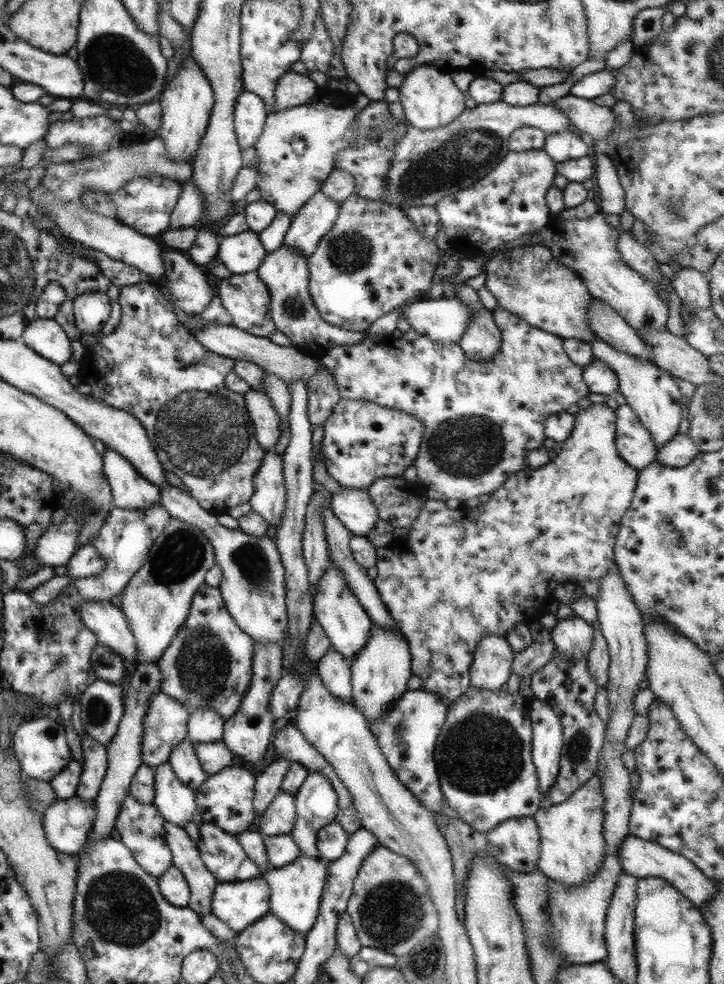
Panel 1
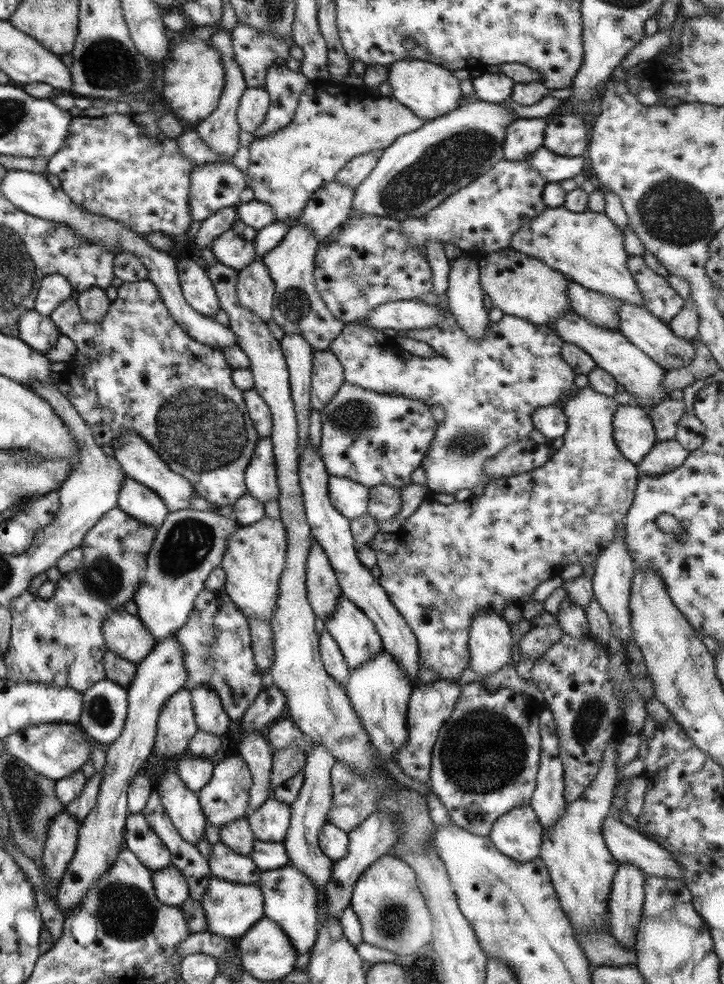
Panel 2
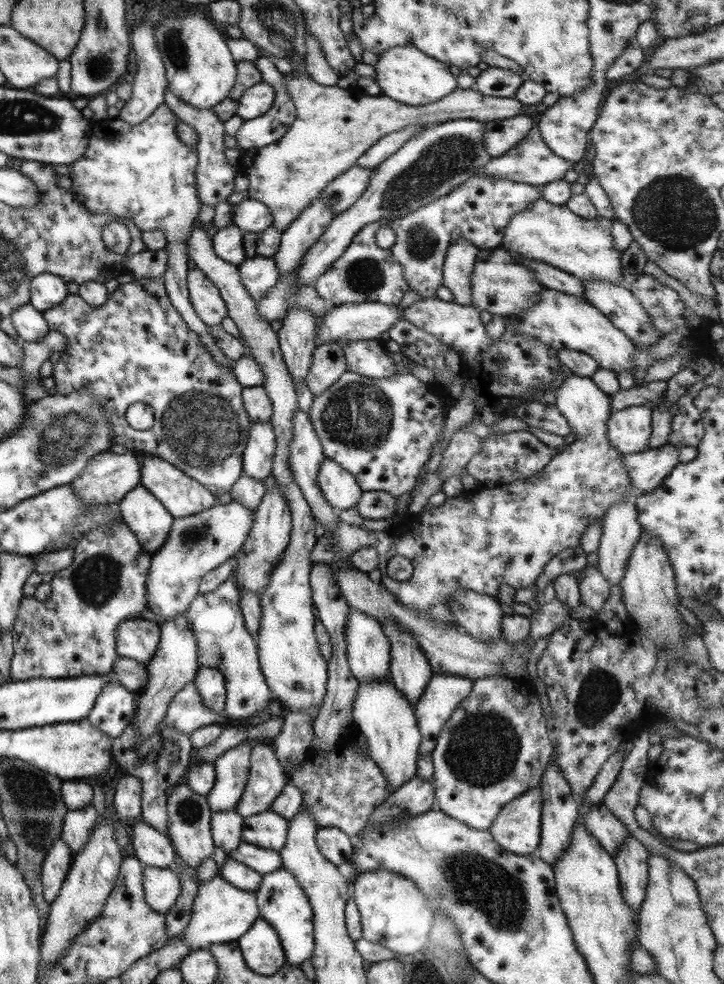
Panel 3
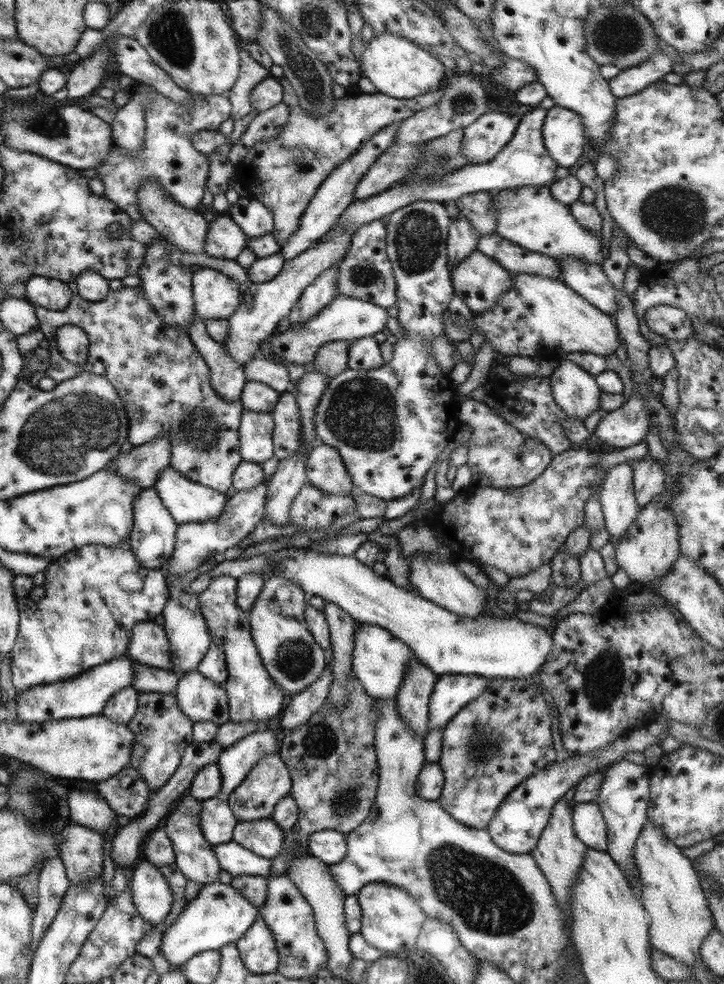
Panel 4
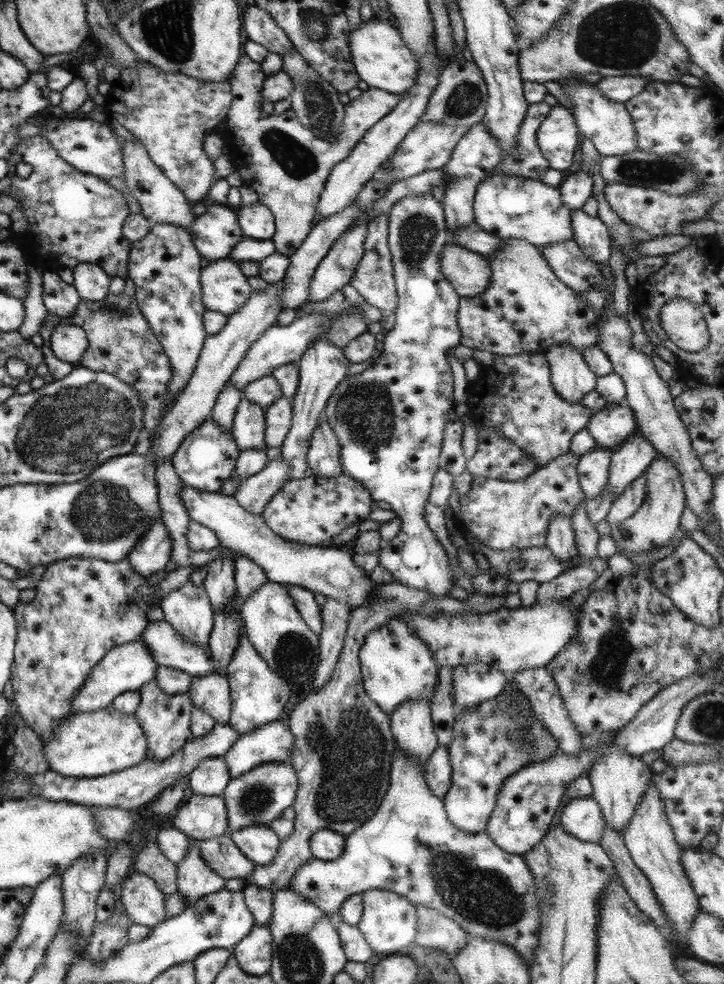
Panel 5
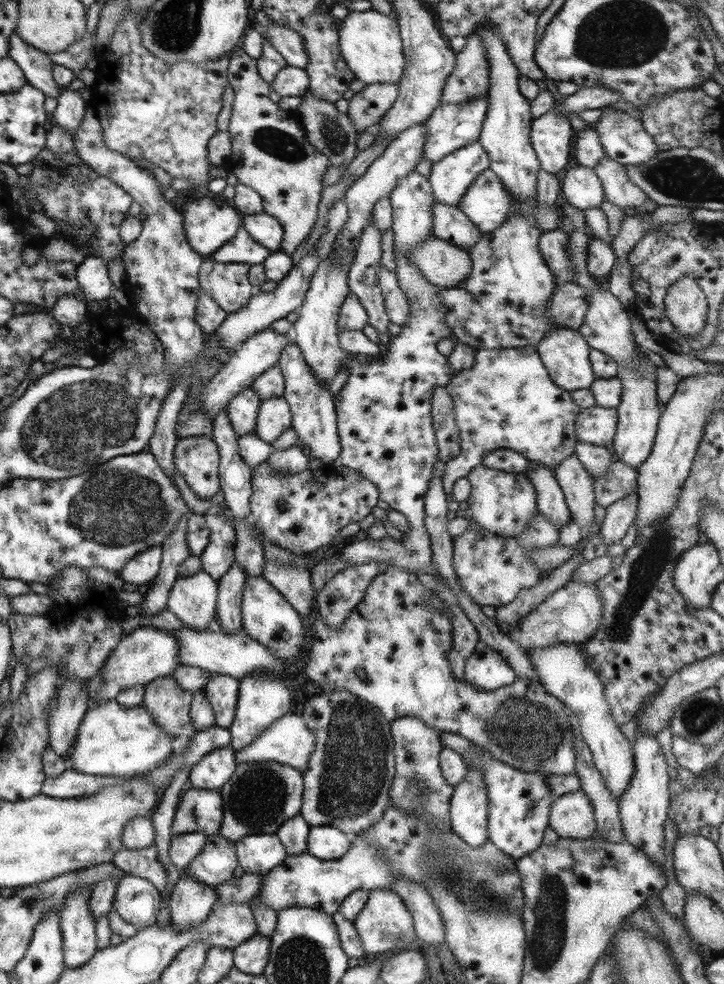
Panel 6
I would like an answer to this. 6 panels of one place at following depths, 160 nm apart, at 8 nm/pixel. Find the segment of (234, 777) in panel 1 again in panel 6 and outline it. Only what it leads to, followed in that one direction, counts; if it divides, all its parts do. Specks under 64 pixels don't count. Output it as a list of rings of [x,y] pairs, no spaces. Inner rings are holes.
[[[289,712],[274,720],[257,738],[250,740],[248,746],[245,745],[243,748],[237,749],[234,754],[236,765],[241,762],[273,761],[303,774],[307,770],[307,761],[309,761],[309,753],[312,750],[313,735],[303,724],[301,717]]]

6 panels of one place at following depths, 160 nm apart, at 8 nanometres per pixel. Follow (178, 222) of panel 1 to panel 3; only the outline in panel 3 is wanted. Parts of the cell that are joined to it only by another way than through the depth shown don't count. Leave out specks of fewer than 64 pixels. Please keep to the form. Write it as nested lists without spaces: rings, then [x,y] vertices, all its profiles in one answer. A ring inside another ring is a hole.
[[[168,90],[164,92],[164,102],[179,121],[184,122],[197,133],[198,139],[195,144],[197,164],[194,177],[198,201],[200,204],[211,207],[214,207],[218,202],[225,202],[229,195],[235,191],[234,179],[237,177],[239,169],[229,166],[225,158],[223,122],[213,111],[205,108],[193,108],[181,102]]]

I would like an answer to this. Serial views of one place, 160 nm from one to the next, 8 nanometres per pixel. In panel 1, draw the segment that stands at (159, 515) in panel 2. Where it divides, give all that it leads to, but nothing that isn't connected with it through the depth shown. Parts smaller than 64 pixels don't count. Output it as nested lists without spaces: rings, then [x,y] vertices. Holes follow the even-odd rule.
[[[105,448],[102,471],[115,508],[137,510],[158,504],[160,490],[142,477],[117,451]]]

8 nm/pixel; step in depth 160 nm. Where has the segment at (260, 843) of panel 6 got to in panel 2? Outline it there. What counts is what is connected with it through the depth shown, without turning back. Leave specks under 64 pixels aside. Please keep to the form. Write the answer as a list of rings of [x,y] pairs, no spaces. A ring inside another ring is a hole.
[[[271,794],[245,820],[254,839],[282,843],[289,829],[290,806]]]

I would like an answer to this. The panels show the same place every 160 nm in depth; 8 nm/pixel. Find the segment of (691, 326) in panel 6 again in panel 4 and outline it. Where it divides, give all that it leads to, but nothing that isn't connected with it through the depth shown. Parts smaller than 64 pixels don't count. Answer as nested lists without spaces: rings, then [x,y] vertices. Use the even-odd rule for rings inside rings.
[[[659,305],[649,308],[644,320],[653,333],[675,342],[683,342],[693,332],[687,314],[673,306]]]

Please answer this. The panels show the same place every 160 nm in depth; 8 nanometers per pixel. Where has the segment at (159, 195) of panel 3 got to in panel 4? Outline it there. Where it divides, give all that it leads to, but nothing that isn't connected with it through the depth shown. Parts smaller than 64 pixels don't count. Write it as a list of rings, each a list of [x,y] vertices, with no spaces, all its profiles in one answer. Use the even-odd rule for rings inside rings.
[[[136,85],[134,89],[143,91],[148,98],[148,106],[144,112],[142,147],[135,156],[131,156],[125,154],[123,148],[111,145],[106,159],[101,160],[95,167],[96,178],[103,184],[102,196],[120,208],[132,221],[140,220],[142,214],[137,207],[136,192],[146,180],[151,179],[178,206],[185,210],[195,210],[206,191],[208,160],[206,155],[191,146],[189,137],[191,133],[200,130],[217,131],[219,123],[230,118],[231,105],[227,94],[203,96],[191,92],[190,102],[186,106],[179,106],[147,86]],[[193,314],[187,333],[191,344],[195,346],[197,353],[210,370],[210,385],[213,390],[223,400],[237,400],[243,385],[247,382],[242,366],[227,356],[223,345],[209,338],[203,319],[199,316]]]

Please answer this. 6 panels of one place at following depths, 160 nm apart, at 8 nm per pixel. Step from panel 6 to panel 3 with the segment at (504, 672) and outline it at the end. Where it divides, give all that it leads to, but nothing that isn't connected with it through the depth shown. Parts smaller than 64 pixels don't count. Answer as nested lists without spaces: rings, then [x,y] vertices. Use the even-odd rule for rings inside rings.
[[[433,674],[412,706],[421,735],[417,755],[429,755],[437,735],[454,708],[469,694],[472,681],[460,676]]]

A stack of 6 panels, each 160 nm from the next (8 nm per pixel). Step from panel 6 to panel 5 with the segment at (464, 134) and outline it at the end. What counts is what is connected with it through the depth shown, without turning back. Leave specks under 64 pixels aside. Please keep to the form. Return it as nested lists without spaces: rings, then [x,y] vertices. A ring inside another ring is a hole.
[[[419,122],[397,145],[397,148],[382,163],[382,168],[394,178],[403,180],[426,170],[441,169],[449,160],[457,141],[465,134],[469,126],[452,126],[451,124],[437,124],[436,122]]]

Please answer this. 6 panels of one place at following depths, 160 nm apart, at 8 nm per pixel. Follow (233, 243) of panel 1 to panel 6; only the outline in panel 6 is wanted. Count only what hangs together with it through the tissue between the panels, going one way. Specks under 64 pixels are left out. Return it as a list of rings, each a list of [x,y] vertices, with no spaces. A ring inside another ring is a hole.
[[[221,197],[199,198],[187,203],[183,211],[188,245],[203,258],[210,258],[240,227],[239,212]]]

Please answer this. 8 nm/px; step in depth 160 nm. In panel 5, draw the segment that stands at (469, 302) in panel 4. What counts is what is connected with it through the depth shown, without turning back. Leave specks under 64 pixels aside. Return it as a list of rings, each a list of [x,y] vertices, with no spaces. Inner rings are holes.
[[[446,243],[440,254],[440,269],[460,298],[477,297],[489,287],[489,261],[470,249]]]

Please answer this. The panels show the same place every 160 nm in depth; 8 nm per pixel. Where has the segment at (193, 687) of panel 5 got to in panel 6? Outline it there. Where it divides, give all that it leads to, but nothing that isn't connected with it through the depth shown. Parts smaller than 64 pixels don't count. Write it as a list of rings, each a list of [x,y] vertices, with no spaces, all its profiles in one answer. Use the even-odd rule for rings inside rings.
[[[211,674],[201,689],[214,714],[214,725],[228,729],[234,717],[238,680],[230,676]]]

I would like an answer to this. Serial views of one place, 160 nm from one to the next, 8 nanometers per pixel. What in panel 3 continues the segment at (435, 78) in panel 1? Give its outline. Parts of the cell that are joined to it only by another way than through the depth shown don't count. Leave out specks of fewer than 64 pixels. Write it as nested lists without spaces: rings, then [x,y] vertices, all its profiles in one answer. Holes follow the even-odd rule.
[[[411,45],[394,46],[377,55],[375,63],[375,82],[380,88],[379,94],[389,97],[401,104],[409,106],[425,106],[437,102],[457,88],[455,76],[449,72],[448,66],[425,56]]]

